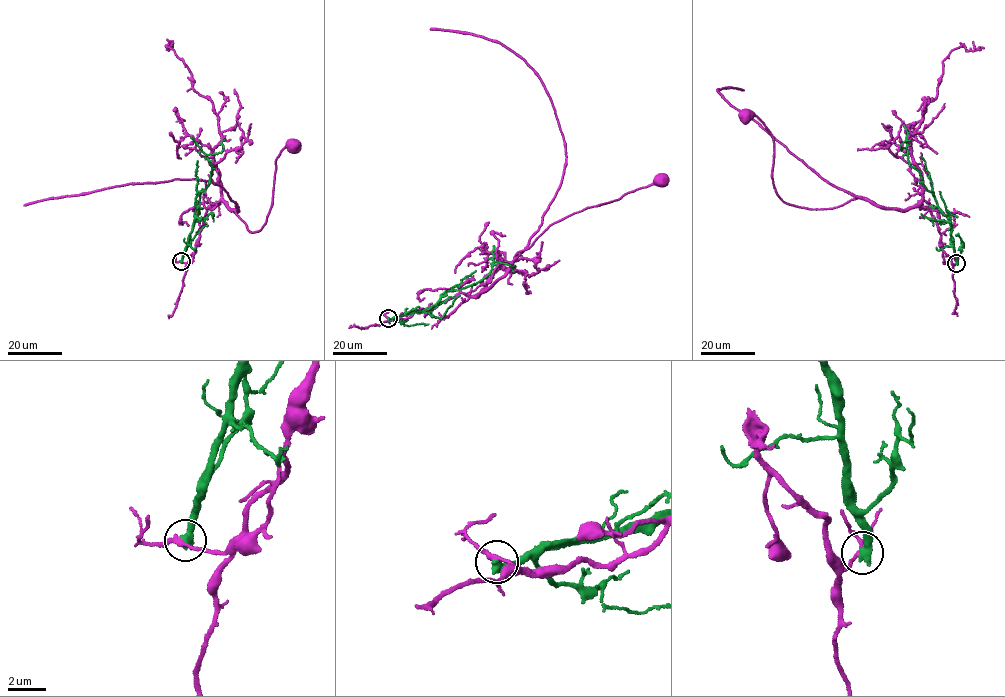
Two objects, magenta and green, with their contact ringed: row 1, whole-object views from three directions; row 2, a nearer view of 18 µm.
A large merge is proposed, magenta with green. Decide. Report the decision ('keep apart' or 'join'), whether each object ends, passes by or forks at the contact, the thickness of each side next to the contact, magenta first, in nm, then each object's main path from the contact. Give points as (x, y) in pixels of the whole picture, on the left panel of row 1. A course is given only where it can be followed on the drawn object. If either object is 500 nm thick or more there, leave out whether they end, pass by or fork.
keep apart | 240/500 nm | magenta via (181, 261), (220, 200), (259, 231), (277, 156), (294, 144) | green via (181, 261), (198, 210), (196, 197), (209, 183), (212, 168), (206, 157), (222, 150), (221, 142), (225, 139)

